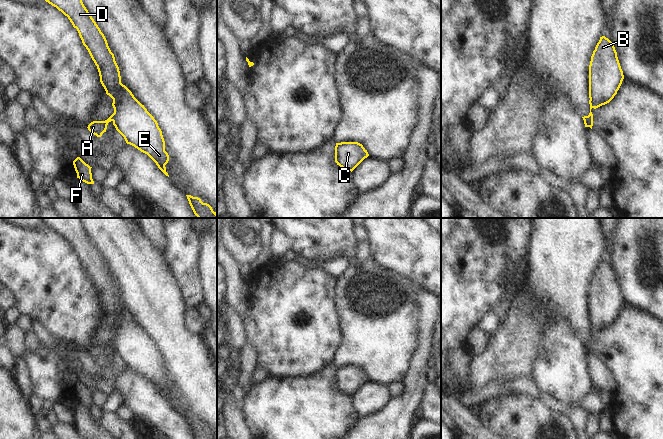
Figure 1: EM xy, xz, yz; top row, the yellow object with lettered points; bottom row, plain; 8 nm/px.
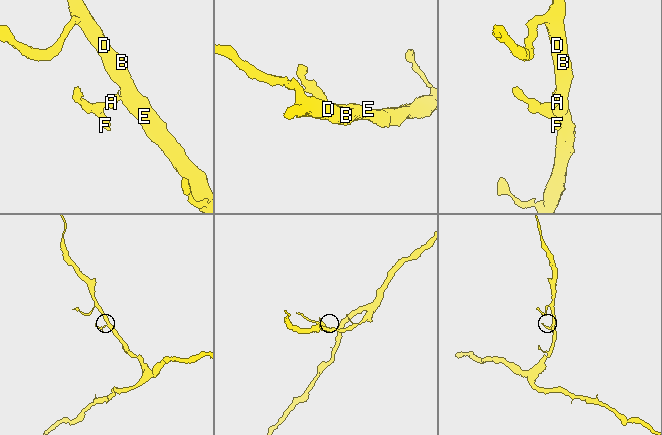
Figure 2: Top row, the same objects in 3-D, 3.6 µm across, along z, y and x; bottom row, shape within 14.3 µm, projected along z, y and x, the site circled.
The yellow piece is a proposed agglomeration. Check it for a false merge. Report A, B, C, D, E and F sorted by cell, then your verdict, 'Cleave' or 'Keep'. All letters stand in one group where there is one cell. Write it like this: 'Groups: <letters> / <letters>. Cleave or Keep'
Groups: A F / B C D E. Cleave

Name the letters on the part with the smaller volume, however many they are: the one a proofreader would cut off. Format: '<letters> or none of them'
A, F

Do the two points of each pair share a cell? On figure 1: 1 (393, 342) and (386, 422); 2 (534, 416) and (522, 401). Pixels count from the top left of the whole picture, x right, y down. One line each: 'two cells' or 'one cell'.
1: two cells
2: one cell

